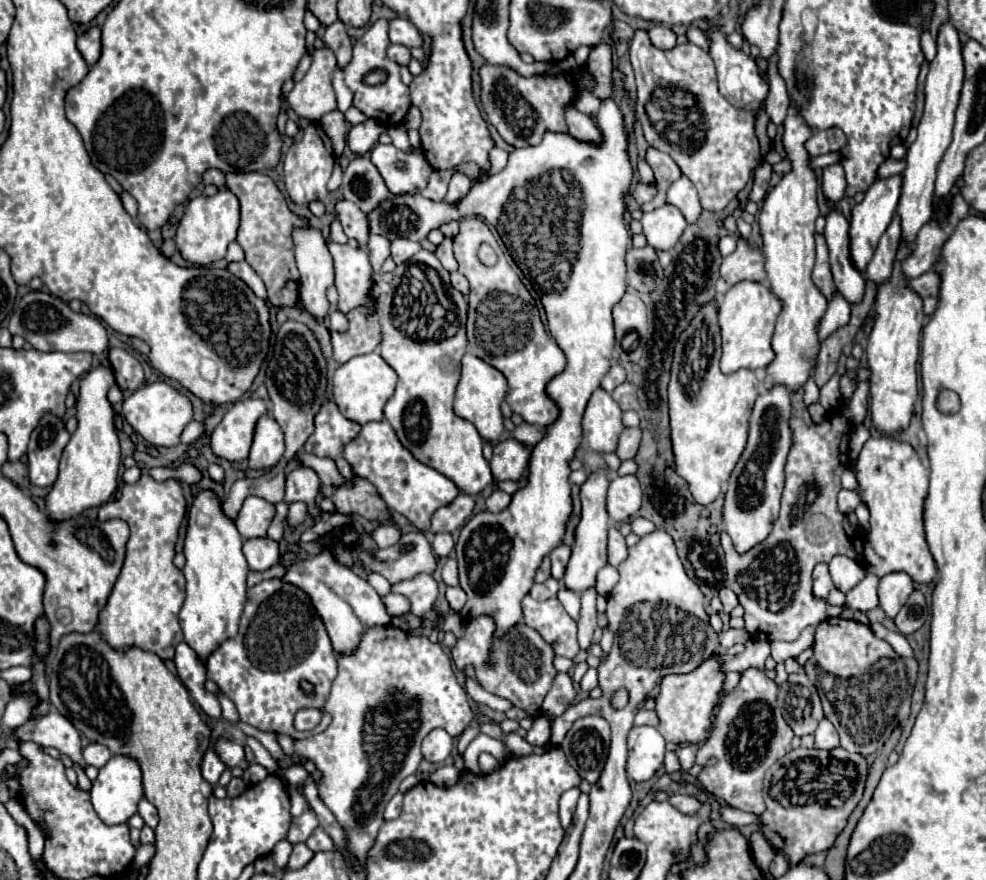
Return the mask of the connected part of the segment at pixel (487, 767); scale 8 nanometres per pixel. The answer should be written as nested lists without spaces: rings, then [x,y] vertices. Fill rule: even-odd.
[[[479,754],[479,768],[483,770],[483,772],[495,772],[497,768],[499,768],[499,762],[497,762],[497,758],[493,758],[491,754]]]

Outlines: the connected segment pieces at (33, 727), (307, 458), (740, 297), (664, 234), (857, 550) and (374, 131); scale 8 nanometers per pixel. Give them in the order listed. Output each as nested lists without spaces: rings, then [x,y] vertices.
[[[51,710],[41,718],[31,718],[23,726],[13,730],[19,740],[33,740],[41,746],[51,746],[67,754],[75,764],[85,770],[85,760],[81,758],[81,734],[61,712]]]
[[[305,450],[297,452],[295,458],[301,462],[301,466],[307,466],[307,468],[315,470],[317,476],[319,476],[319,480],[321,480],[325,486],[339,486],[339,484],[345,482],[345,478],[337,472],[335,462],[329,460],[329,458],[319,458],[319,456],[313,456],[313,454],[305,452]]]
[[[743,280],[741,284],[735,284],[719,300],[719,326],[723,338],[723,356],[721,356],[723,374],[731,374],[741,368],[749,368],[749,370],[767,368],[767,364],[773,360],[771,338],[781,310],[783,310],[783,302],[763,282],[757,284],[757,282]]]
[[[663,204],[661,208],[643,214],[641,224],[647,242],[655,250],[671,250],[687,226],[681,210],[673,204]]]
[[[833,408],[821,424],[811,426],[807,426],[803,418],[791,416],[789,428],[793,432],[793,444],[785,464],[785,488],[773,532],[743,556],[735,552],[729,536],[725,532],[721,534],[727,560],[727,586],[733,588],[745,610],[747,632],[767,642],[795,642],[805,626],[817,626],[827,618],[827,602],[815,598],[811,592],[811,572],[815,564],[829,562],[837,554],[849,554],[851,560],[865,562],[863,538],[837,508],[841,474],[849,466],[849,420],[841,408]]]
[[[365,120],[357,126],[353,126],[349,130],[349,138],[347,144],[351,148],[351,152],[355,154],[367,154],[379,140],[379,136],[385,132],[387,128],[383,124],[377,124],[377,120]]]

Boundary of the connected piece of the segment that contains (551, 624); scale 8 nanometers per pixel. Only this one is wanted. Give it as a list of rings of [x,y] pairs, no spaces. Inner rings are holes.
[[[525,596],[523,614],[525,624],[541,634],[541,638],[553,648],[555,656],[565,656],[573,660],[579,654],[577,624],[571,620],[557,598],[539,602],[531,596]]]

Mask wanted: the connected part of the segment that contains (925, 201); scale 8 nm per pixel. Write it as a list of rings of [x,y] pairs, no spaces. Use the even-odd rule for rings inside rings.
[[[951,20],[939,26],[937,34],[937,56],[929,64],[929,74],[925,80],[925,112],[919,122],[919,136],[907,148],[907,168],[903,170],[901,178],[901,200],[897,206],[897,214],[901,216],[901,238],[913,244],[917,232],[929,218],[933,216],[933,190],[935,190],[935,172],[951,144],[951,130],[953,130],[953,114],[959,102],[961,84],[963,84],[963,56],[961,56],[961,40],[959,32],[951,24]]]

